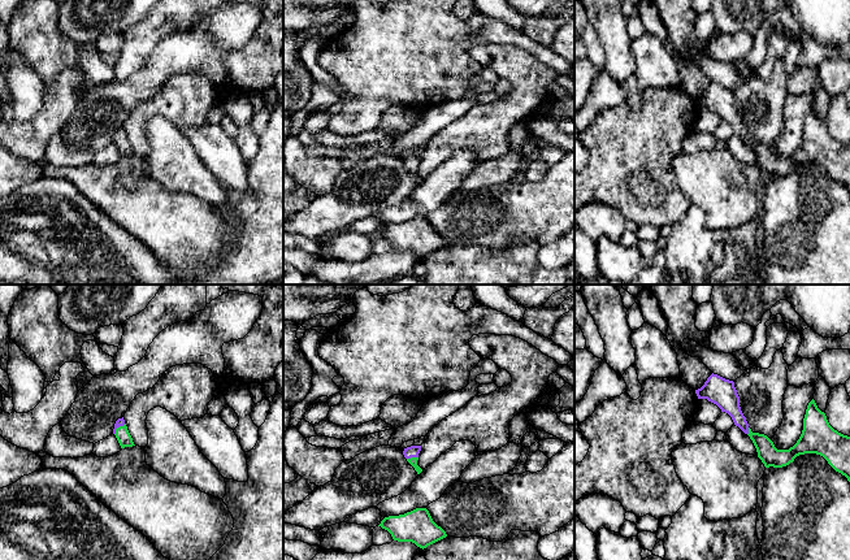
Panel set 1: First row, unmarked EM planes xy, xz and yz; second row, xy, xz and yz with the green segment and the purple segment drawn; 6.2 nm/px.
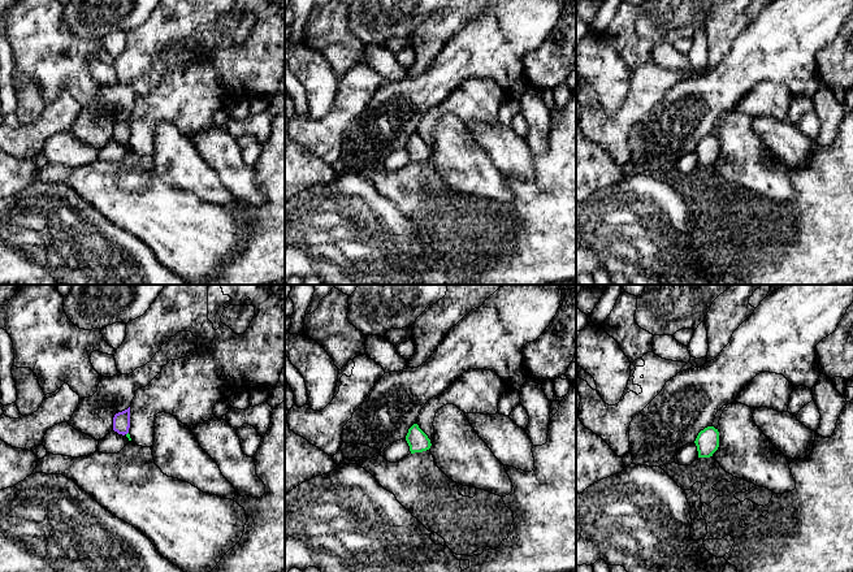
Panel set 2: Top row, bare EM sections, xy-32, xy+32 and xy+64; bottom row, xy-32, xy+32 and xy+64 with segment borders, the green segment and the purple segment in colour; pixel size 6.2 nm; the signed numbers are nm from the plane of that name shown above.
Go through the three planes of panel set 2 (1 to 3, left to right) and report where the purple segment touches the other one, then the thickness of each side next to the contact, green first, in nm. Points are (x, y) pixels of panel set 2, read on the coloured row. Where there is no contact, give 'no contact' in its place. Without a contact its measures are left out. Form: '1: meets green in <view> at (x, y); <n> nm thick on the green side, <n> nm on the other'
1: no contact
2: no contact
3: no contact

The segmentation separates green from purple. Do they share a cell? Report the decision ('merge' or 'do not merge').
merge

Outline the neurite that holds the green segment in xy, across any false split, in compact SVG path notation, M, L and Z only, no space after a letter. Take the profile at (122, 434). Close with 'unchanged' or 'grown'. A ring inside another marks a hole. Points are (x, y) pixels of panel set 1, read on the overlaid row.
M123 417L116 421L113 434L116 435L121 448L135 446L127 430Z | grown

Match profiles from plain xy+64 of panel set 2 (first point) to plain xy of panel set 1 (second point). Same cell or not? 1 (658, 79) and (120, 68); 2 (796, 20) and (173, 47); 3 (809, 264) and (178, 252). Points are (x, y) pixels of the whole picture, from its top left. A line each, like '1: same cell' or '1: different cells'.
1: different cells
2: same cell
3: different cells

